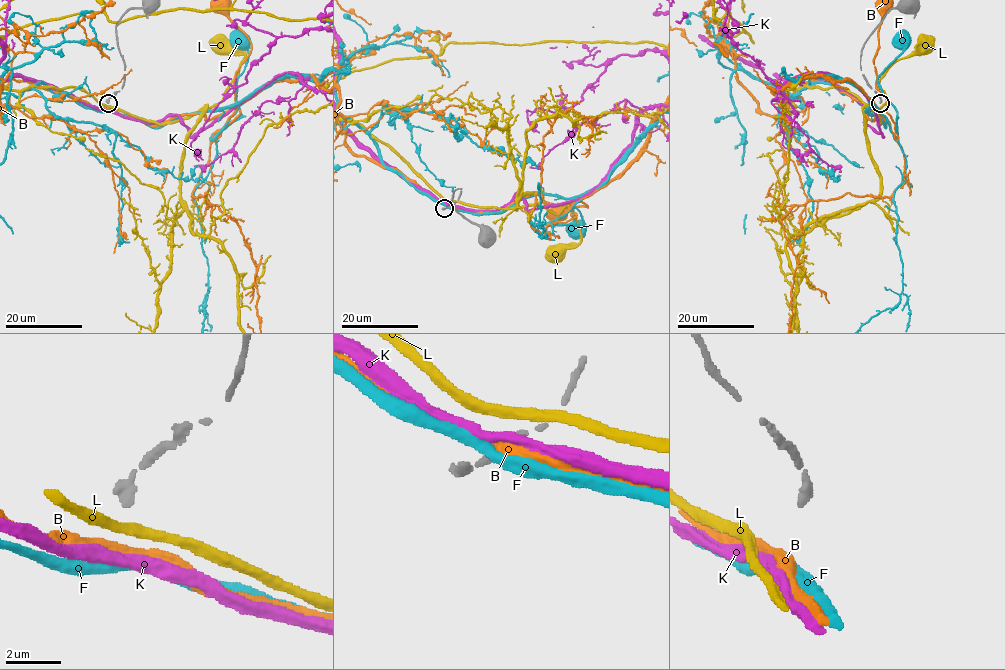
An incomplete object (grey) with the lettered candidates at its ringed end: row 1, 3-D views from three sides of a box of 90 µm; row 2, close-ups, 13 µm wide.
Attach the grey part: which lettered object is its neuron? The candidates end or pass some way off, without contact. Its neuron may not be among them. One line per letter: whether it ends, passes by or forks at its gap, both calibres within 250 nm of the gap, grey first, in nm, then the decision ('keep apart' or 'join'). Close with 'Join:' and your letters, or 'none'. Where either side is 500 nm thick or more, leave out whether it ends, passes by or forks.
B: it passes by | 400/360 nm | keep apart
F: it passes by | 400/360 nm | keep apart
K: it passes by | 400/440 nm | keep apart
L: it passes by | 400/360 nm | keep apart
Join: none

